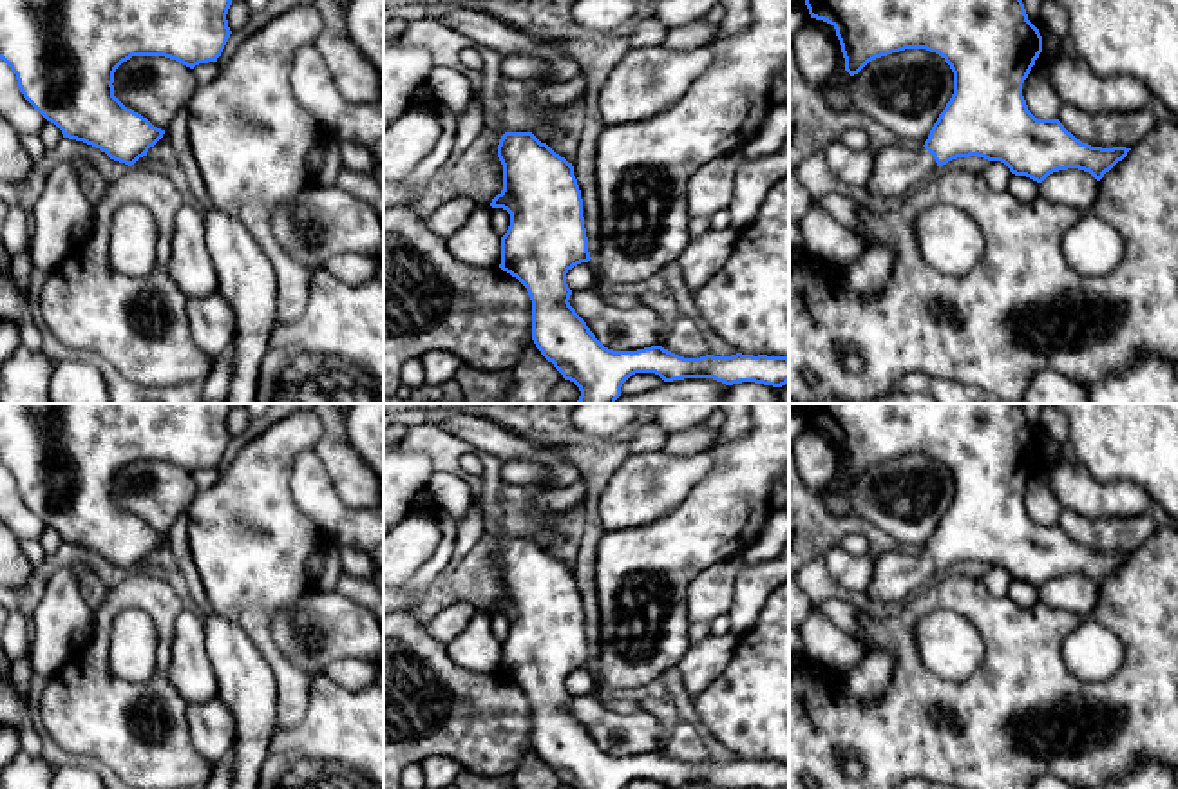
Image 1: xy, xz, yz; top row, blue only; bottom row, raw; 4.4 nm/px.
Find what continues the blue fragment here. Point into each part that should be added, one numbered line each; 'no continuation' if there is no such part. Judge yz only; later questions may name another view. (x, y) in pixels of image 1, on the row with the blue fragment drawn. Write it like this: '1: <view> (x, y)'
1: yz (898, 169)

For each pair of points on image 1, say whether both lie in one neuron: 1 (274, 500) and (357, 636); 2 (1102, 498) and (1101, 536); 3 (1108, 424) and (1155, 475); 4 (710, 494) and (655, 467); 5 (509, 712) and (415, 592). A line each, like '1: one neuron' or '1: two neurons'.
1: two neurons
2: two neurons
3: one neuron
4: two neurons
5: two neurons

